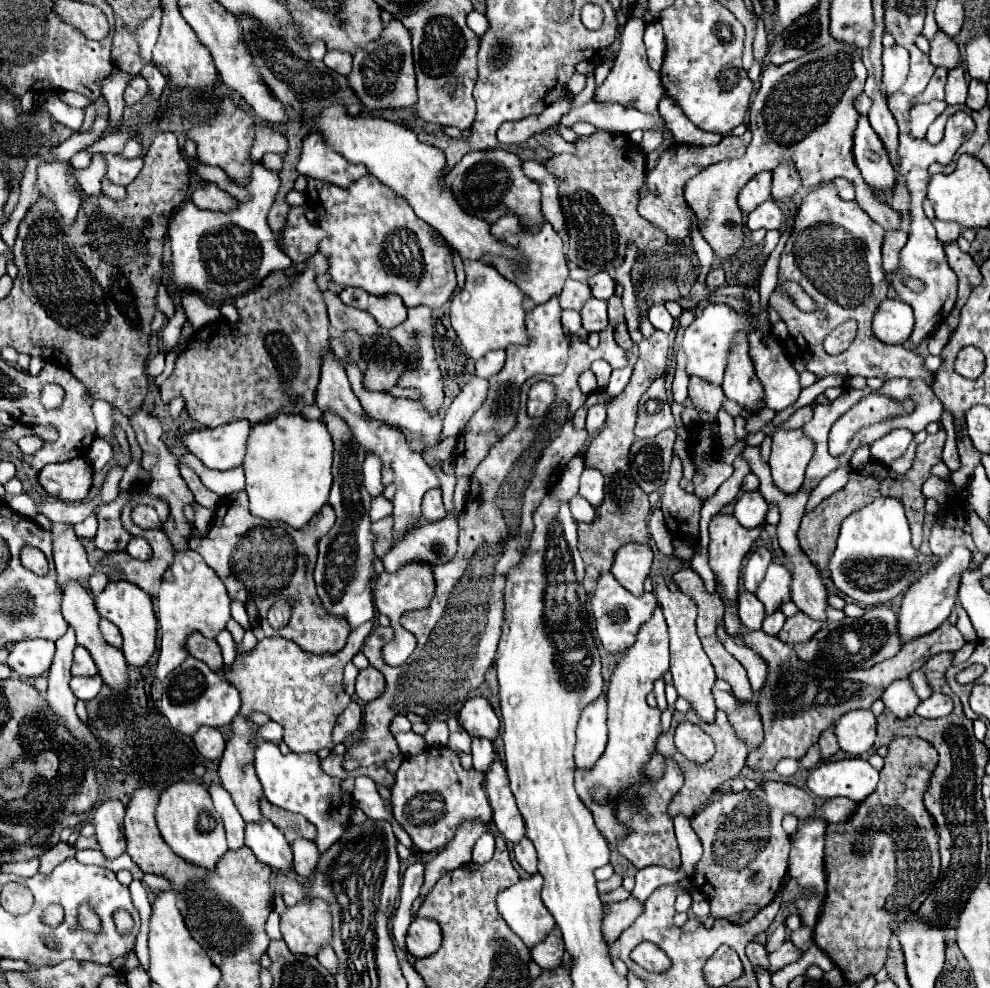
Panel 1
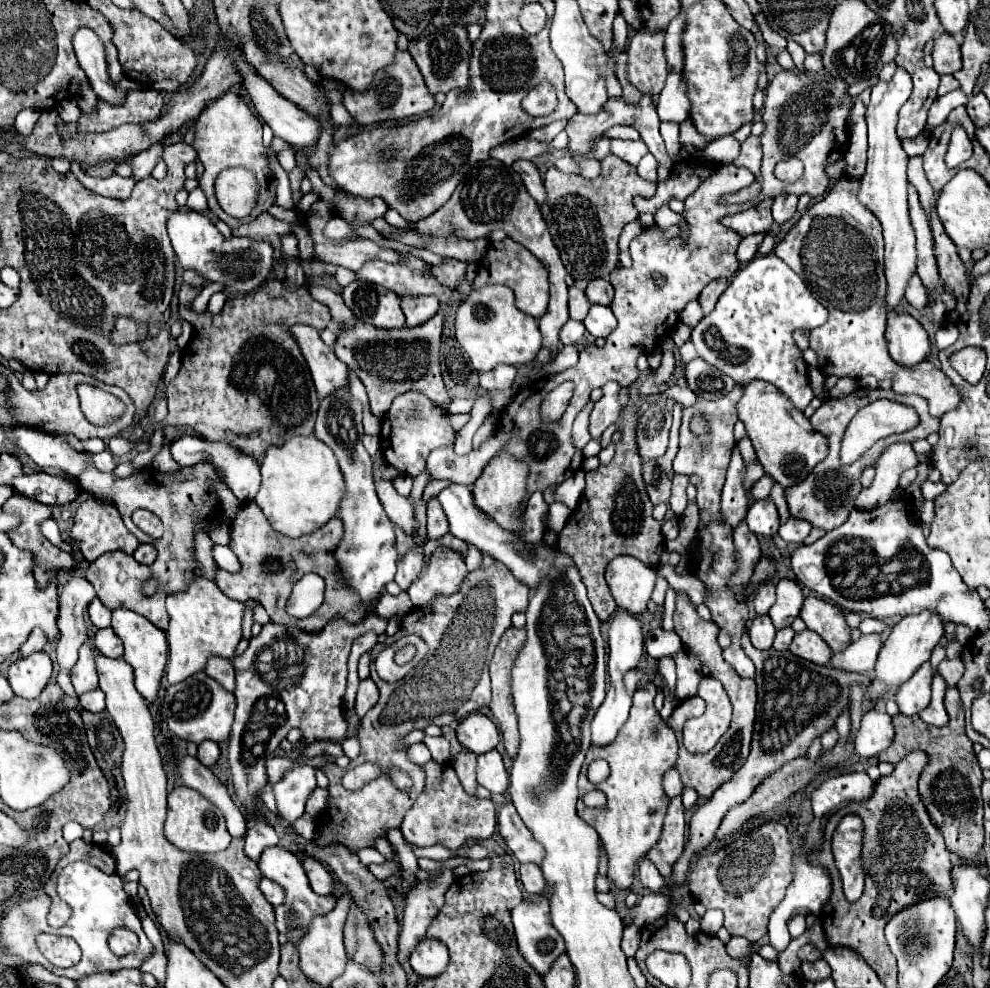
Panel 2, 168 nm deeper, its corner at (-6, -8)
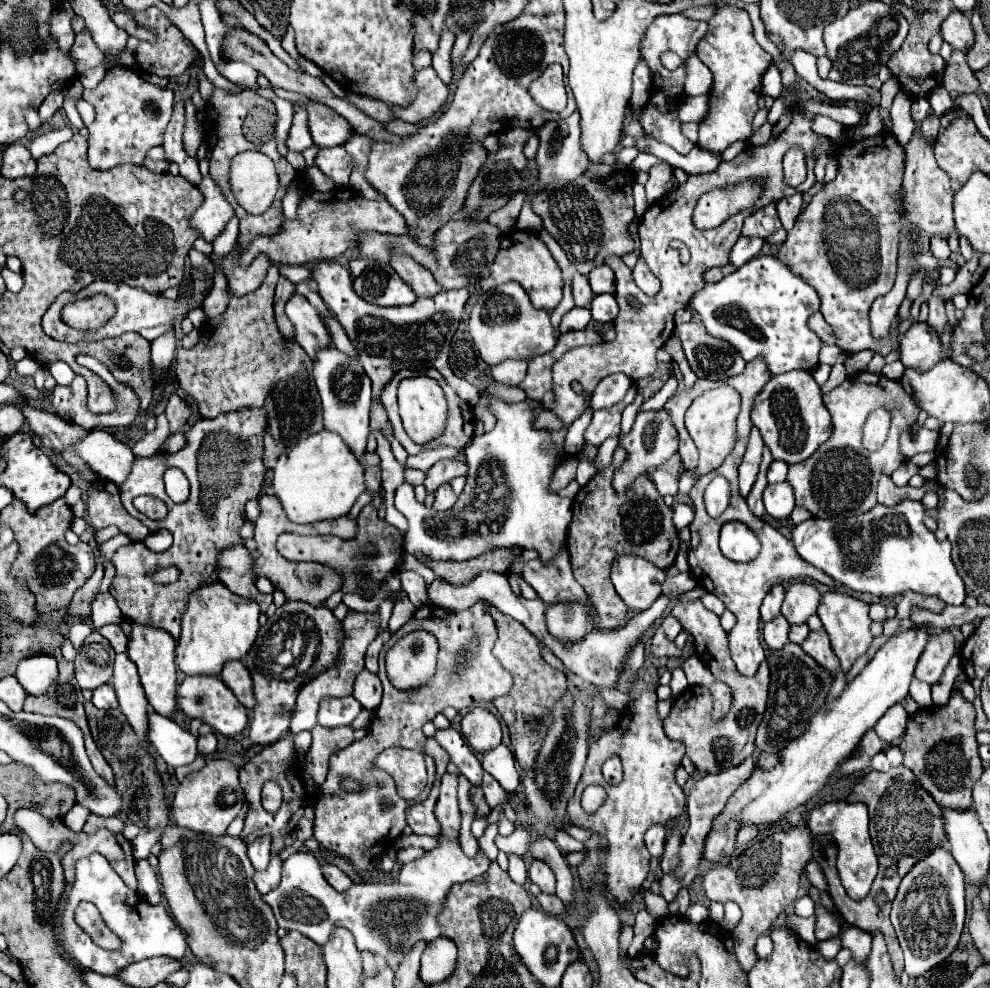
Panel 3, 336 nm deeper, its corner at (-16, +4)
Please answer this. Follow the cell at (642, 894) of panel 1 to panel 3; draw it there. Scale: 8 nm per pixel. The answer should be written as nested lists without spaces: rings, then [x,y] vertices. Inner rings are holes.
[[[660,825],[652,827],[646,833],[644,841],[646,841],[646,847],[648,847],[648,851],[650,851],[652,857],[656,857],[656,859],[662,857],[662,853],[664,853],[664,839],[666,839],[666,829],[660,827]]]

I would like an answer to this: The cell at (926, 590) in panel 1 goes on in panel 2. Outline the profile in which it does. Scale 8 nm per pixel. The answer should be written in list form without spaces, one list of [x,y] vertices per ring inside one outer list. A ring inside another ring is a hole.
[[[922,611],[920,615],[908,615],[898,625],[894,625],[892,633],[888,635],[888,639],[882,645],[882,651],[878,653],[878,663],[874,667],[874,677],[872,677],[872,683],[870,683],[868,693],[866,693],[868,705],[864,705],[864,711],[874,709],[886,697],[896,695],[898,687],[902,683],[906,683],[914,675],[914,671],[930,659],[930,653],[938,645],[938,641],[942,639],[942,635],[944,635],[942,619],[936,613],[930,613],[930,611]]]

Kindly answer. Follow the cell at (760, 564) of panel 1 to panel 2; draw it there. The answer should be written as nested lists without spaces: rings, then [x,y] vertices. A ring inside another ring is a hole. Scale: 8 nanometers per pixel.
[[[768,581],[764,585],[758,587],[758,591],[754,593],[754,609],[758,615],[768,615],[770,607],[774,605],[776,597],[774,597],[774,583]]]

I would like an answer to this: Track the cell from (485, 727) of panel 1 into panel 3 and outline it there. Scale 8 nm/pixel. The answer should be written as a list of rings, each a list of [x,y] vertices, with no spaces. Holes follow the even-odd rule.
[[[474,707],[462,717],[462,735],[466,743],[476,749],[478,753],[484,753],[502,741],[502,727],[500,721],[482,707]]]

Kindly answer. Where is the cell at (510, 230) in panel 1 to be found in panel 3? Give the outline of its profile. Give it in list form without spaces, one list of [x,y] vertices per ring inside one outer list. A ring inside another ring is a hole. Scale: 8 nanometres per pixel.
[[[512,229],[502,237],[498,255],[492,263],[492,271],[486,279],[480,281],[480,287],[484,291],[490,291],[492,287],[506,283],[506,281],[518,281],[530,295],[530,301],[534,303],[534,307],[538,307],[538,309],[550,311],[562,299],[562,273],[560,273],[554,257],[550,255],[546,243],[536,233],[530,233],[530,231]]]

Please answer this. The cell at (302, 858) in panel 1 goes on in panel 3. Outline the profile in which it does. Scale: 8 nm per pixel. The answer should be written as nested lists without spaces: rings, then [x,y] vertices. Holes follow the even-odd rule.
[[[322,865],[322,873],[324,873],[326,881],[328,881],[336,891],[346,891],[346,889],[352,885],[350,877],[348,877],[346,873],[342,873],[336,865]]]

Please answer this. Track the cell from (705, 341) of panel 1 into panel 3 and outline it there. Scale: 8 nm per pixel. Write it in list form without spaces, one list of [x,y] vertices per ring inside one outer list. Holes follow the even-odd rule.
[[[774,255],[754,257],[722,281],[706,283],[690,307],[698,311],[712,337],[730,343],[744,361],[762,357],[772,375],[794,369],[814,371],[818,365],[822,341],[806,325],[808,317],[820,309],[818,291]]]

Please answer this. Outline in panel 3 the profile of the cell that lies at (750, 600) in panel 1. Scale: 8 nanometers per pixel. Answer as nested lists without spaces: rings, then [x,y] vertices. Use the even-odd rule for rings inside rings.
[[[776,615],[772,621],[764,623],[762,635],[764,635],[766,645],[770,649],[784,647],[786,641],[788,641],[788,627],[790,627],[790,623],[784,619],[784,615]]]

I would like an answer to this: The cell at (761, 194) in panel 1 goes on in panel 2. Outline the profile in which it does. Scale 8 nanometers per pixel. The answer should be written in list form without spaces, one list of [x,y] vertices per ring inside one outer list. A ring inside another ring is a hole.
[[[762,201],[754,209],[726,217],[724,223],[732,231],[736,231],[740,237],[748,237],[748,235],[756,235],[756,233],[768,233],[772,227],[770,207],[772,207],[772,201]]]

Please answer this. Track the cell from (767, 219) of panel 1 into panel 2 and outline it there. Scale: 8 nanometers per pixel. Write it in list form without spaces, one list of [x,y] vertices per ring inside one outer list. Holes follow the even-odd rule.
[[[760,233],[760,235],[750,235],[750,237],[744,237],[744,239],[740,241],[736,255],[738,255],[738,259],[740,259],[740,263],[742,263],[742,265],[744,265],[744,263],[748,263],[750,259],[754,259],[754,257],[756,257],[756,251],[758,251],[758,245],[762,243],[762,239],[764,239],[764,235]]]

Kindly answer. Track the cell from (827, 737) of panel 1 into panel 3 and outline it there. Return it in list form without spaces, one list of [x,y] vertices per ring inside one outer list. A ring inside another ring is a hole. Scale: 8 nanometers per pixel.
[[[828,591],[822,595],[820,605],[818,605],[818,615],[822,619],[824,629],[830,635],[830,643],[832,649],[836,653],[836,657],[840,659],[840,667],[844,673],[848,673],[852,669],[852,665],[856,663],[858,657],[862,657],[870,643],[872,643],[872,633],[870,633],[870,623],[872,619],[868,617],[868,603],[848,595],[848,593],[836,593],[836,591]]]

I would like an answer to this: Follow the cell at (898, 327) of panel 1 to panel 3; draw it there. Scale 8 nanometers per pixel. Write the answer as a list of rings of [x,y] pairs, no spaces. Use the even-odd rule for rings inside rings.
[[[912,323],[900,341],[900,361],[904,367],[928,371],[942,359],[940,337],[928,323]]]

